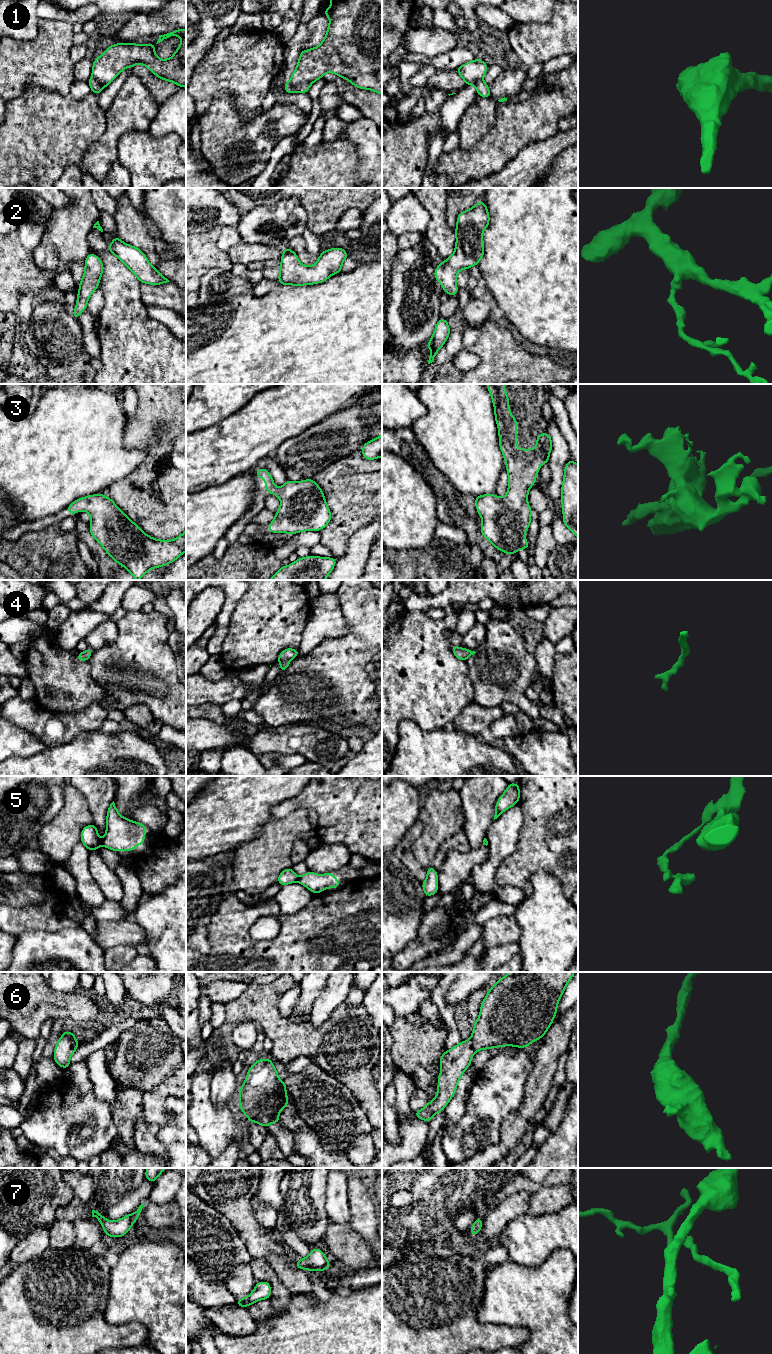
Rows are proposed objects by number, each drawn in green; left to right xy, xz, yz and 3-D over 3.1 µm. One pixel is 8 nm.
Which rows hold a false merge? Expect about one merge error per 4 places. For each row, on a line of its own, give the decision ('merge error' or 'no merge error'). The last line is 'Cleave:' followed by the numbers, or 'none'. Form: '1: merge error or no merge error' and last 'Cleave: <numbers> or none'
1: merge error
2: no merge error
3: no merge error
4: no merge error
5: merge error
6: no merge error
7: no merge error
Cleave: 1, 5

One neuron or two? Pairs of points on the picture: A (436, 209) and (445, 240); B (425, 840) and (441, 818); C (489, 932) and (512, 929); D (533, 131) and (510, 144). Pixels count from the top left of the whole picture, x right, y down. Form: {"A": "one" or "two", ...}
{"A": "one", "B": "one", "C": "one", "D": "one"}

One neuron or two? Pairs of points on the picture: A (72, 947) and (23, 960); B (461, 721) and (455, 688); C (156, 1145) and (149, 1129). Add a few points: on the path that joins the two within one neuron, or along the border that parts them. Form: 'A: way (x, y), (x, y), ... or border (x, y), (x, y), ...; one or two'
A: way (60, 954), (35, 957); one
B: border (473, 701), (464, 708), (453, 722); two
C: way (152, 1141), (149, 1138), (149, 1133); one

